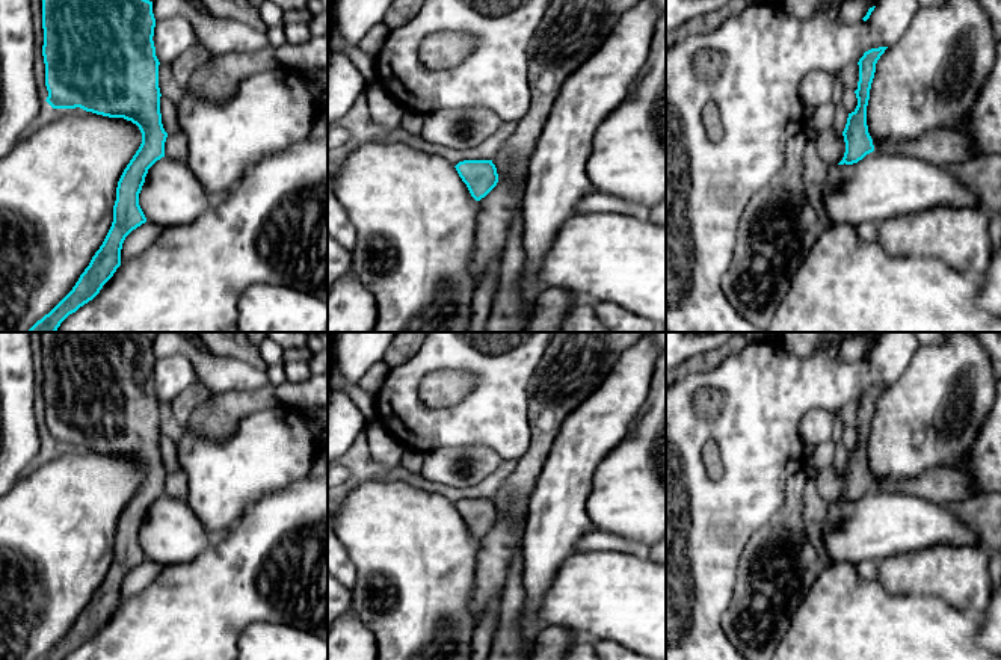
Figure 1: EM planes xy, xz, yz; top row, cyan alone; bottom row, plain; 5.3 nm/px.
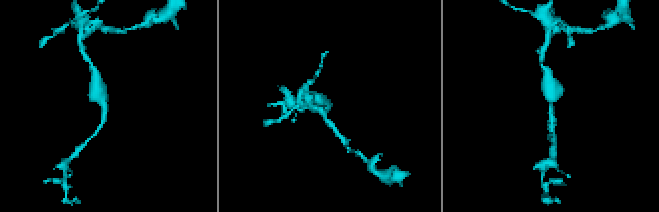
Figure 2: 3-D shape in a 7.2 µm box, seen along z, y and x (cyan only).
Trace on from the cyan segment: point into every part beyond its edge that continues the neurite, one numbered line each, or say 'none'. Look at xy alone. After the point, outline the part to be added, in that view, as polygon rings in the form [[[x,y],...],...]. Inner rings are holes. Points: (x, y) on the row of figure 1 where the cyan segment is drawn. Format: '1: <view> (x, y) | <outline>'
1: xy (177, 145) | [[[178,131],[166,137],[165,156],[177,162],[183,162],[183,163],[187,162],[189,140],[183,131]]]

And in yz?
1: yz (831, 147) | [[[833,127],[820,131],[814,139],[814,146],[829,165],[838,165],[845,153],[844,136],[839,136]]]

